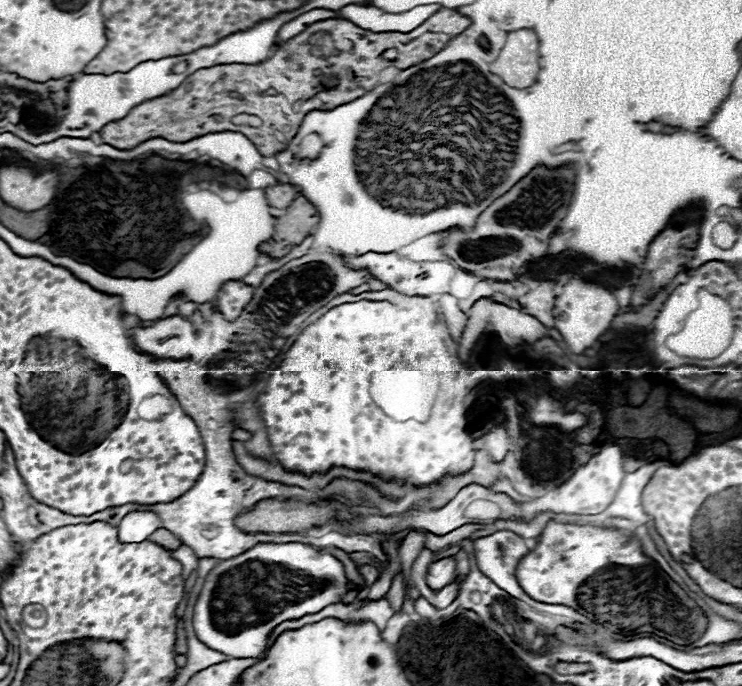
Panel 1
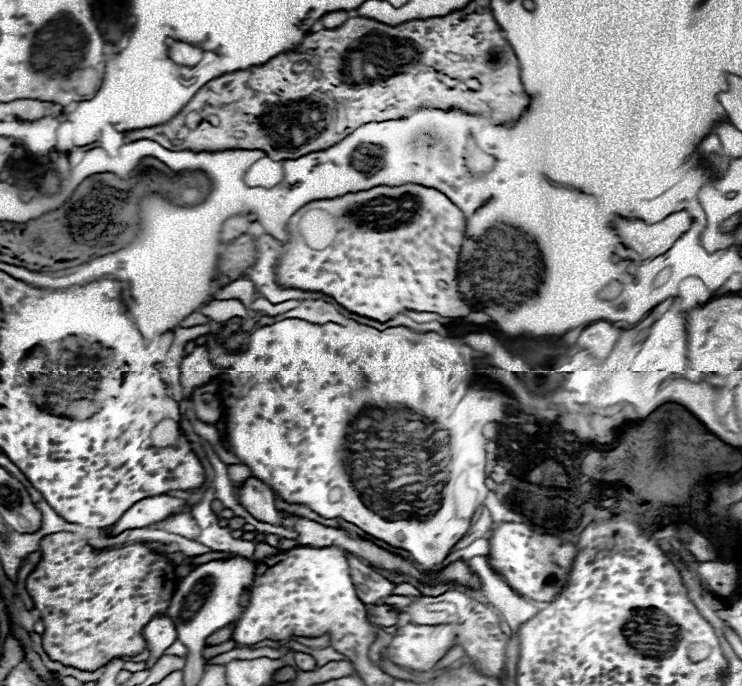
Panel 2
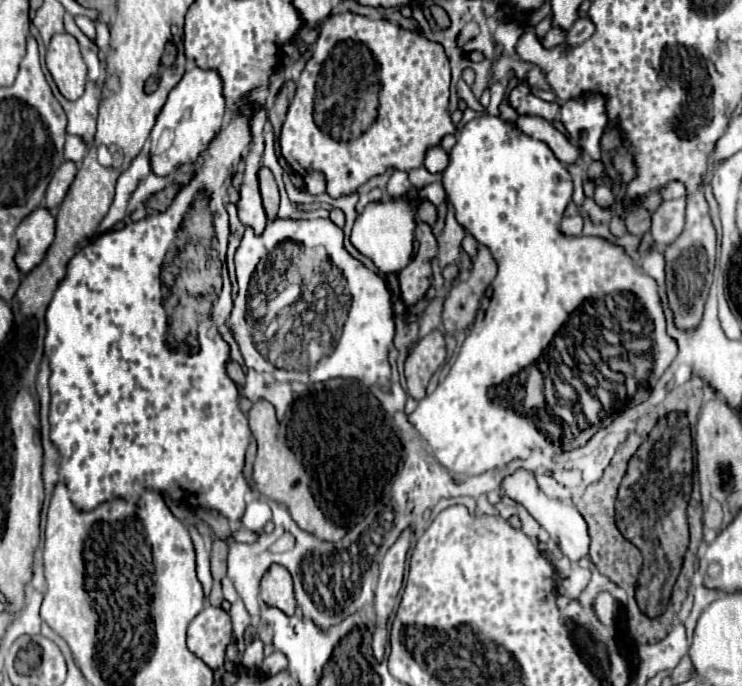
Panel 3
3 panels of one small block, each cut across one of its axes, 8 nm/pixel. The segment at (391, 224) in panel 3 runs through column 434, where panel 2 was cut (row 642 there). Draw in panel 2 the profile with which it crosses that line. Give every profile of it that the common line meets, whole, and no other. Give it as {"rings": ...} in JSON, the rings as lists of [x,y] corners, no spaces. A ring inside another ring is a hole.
{"rings":[[[242,556],[200,564],[182,580],[180,590],[170,600],[168,616],[176,626],[178,640],[190,650],[190,654],[194,654],[192,658],[200,658],[206,638],[212,632],[240,618],[242,612],[238,606],[238,598],[240,592],[252,584],[252,580],[254,580],[254,564]]]}

